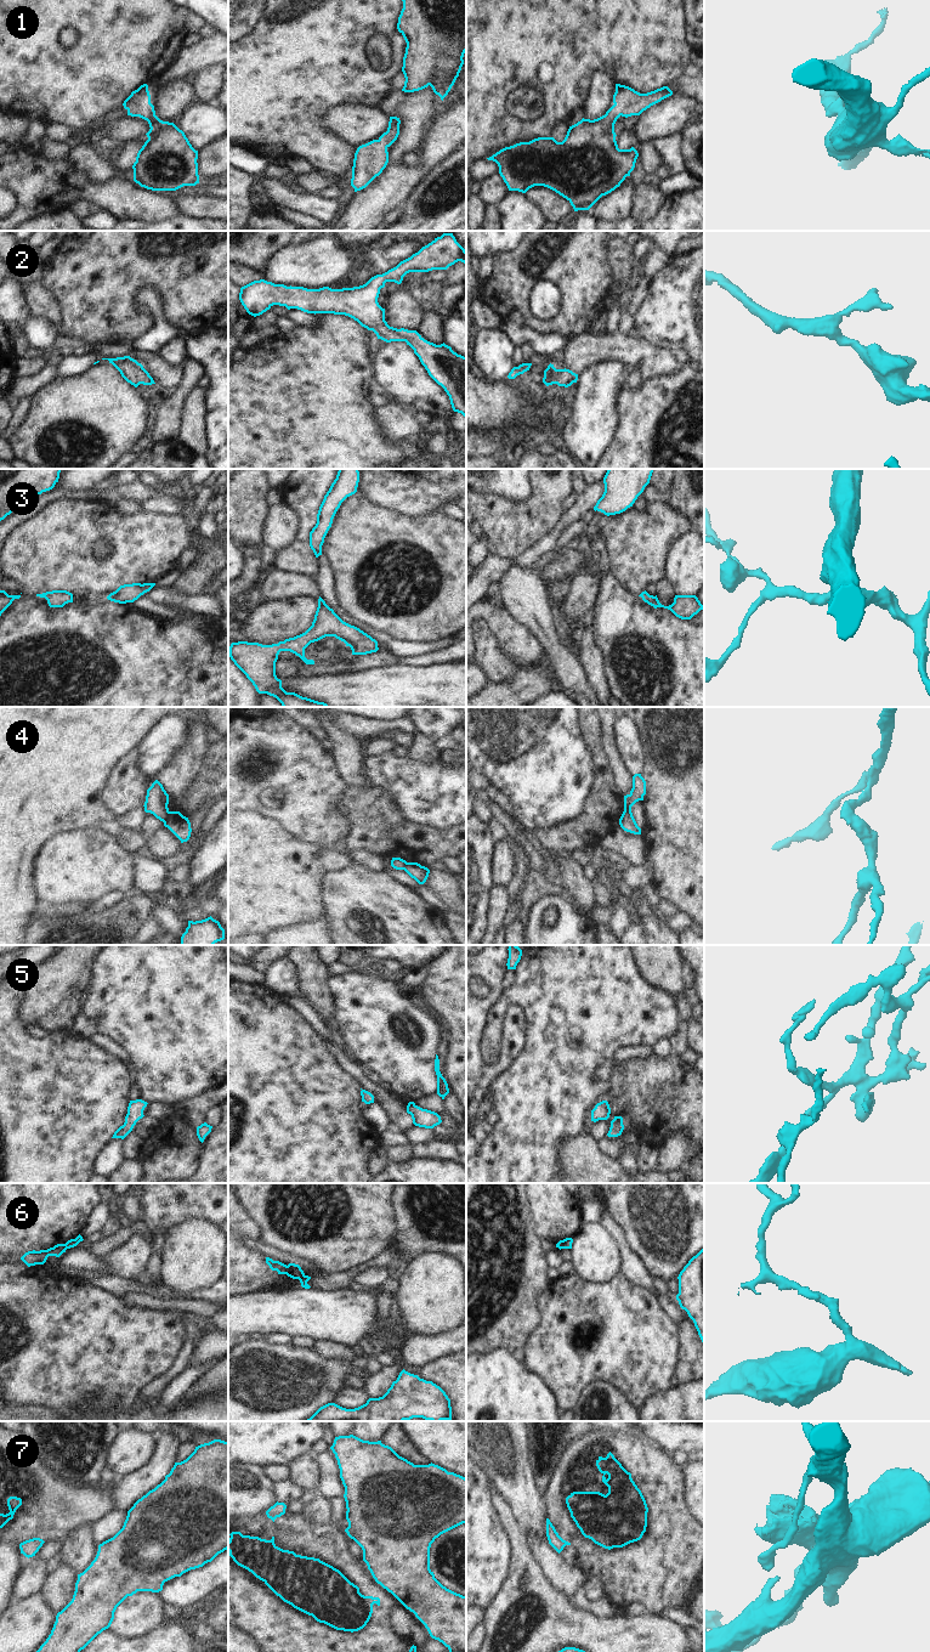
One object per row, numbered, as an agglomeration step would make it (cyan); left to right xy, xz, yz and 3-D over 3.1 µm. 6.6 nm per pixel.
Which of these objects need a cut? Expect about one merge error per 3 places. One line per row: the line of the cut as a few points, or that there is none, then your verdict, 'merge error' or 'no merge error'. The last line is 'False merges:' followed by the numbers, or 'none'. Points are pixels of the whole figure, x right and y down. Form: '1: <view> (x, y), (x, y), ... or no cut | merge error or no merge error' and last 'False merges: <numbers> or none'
1: no cut | no merge error
2: no cut | no merge error
3: no cut | no merge error
4: xy (169, 812), (163, 821) | merge error
5: no cut | no merge error
6: xz (305, 1276), (299, 1279) | merge error
7: yz (562, 1540), (566, 1544) | merge error
False merges: 4, 6, 7

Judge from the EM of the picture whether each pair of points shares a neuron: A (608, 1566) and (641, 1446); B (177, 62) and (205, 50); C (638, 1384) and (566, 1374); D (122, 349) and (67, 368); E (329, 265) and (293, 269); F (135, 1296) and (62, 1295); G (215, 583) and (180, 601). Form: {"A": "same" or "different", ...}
{"A": "same", "B": "same", "C": "same", "D": "same", "E": "same", "F": "different", "G": "different"}

